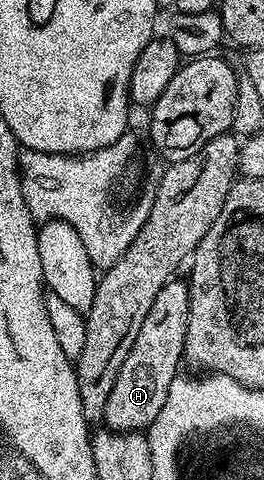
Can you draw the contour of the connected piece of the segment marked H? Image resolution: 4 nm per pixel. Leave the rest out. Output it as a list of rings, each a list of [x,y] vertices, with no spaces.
[[[169,280],[161,291],[157,291],[157,299],[153,299],[153,307],[149,307],[149,315],[145,315],[145,323],[141,323],[141,331],[137,331],[137,339],[133,339],[133,347],[129,355],[125,355],[125,363],[121,363],[121,371],[117,371],[117,383],[113,383],[113,391],[109,391],[103,412],[106,428],[114,429],[117,433],[137,433],[150,429],[161,407],[165,407],[165,395],[169,395],[169,387],[180,372],[179,360],[184,360],[187,348],[191,296],[187,290],[188,282],[179,280]]]

